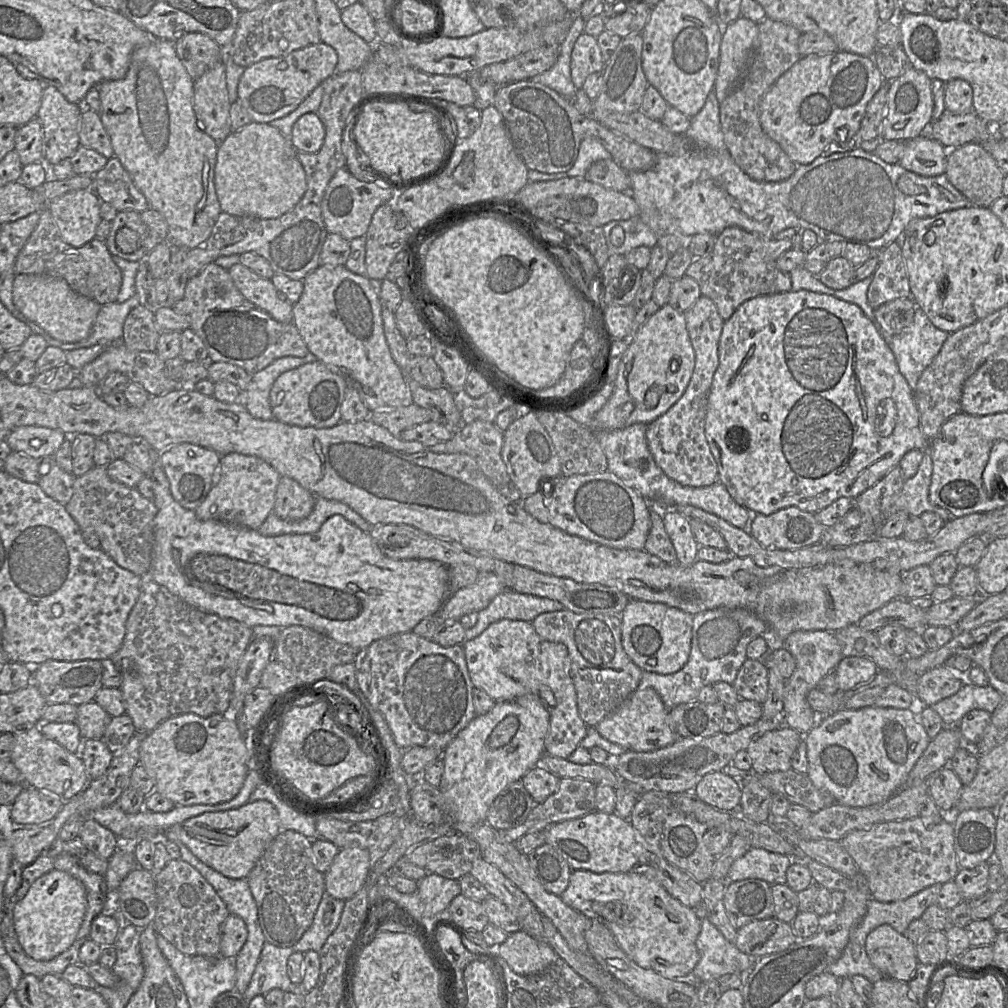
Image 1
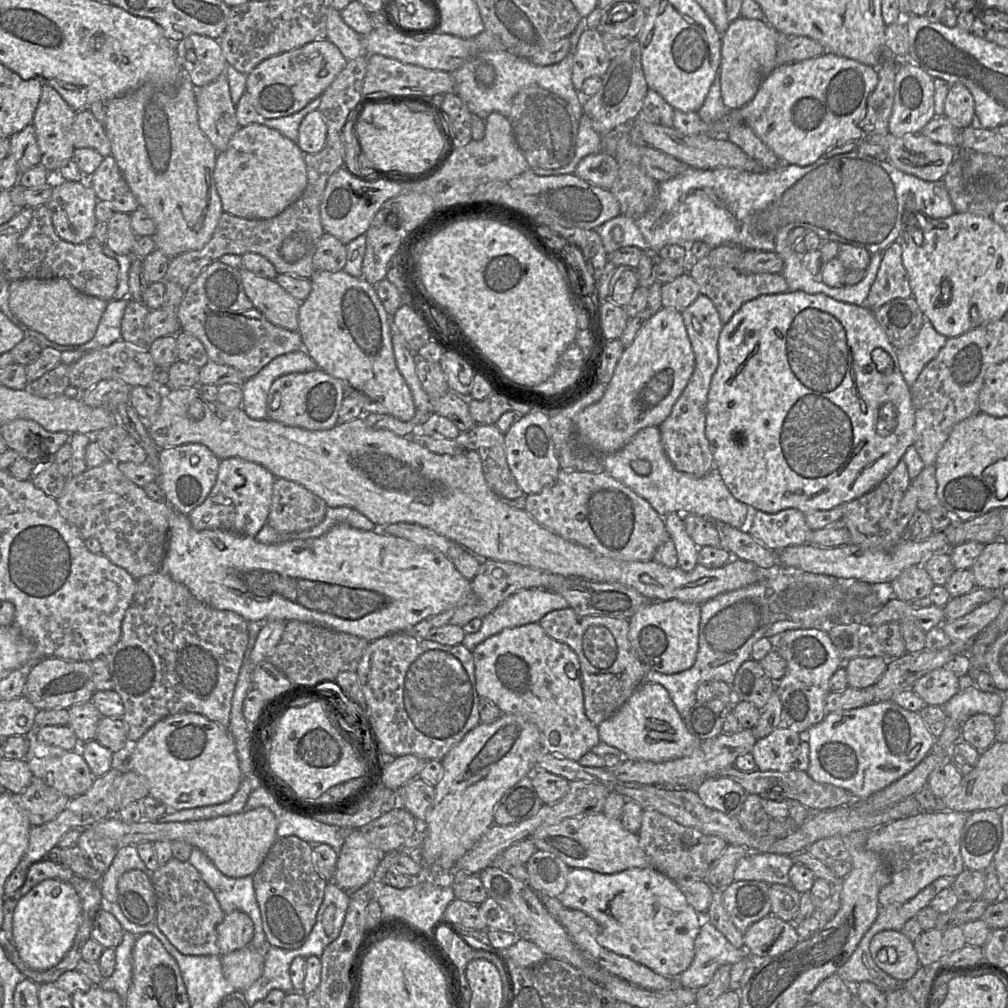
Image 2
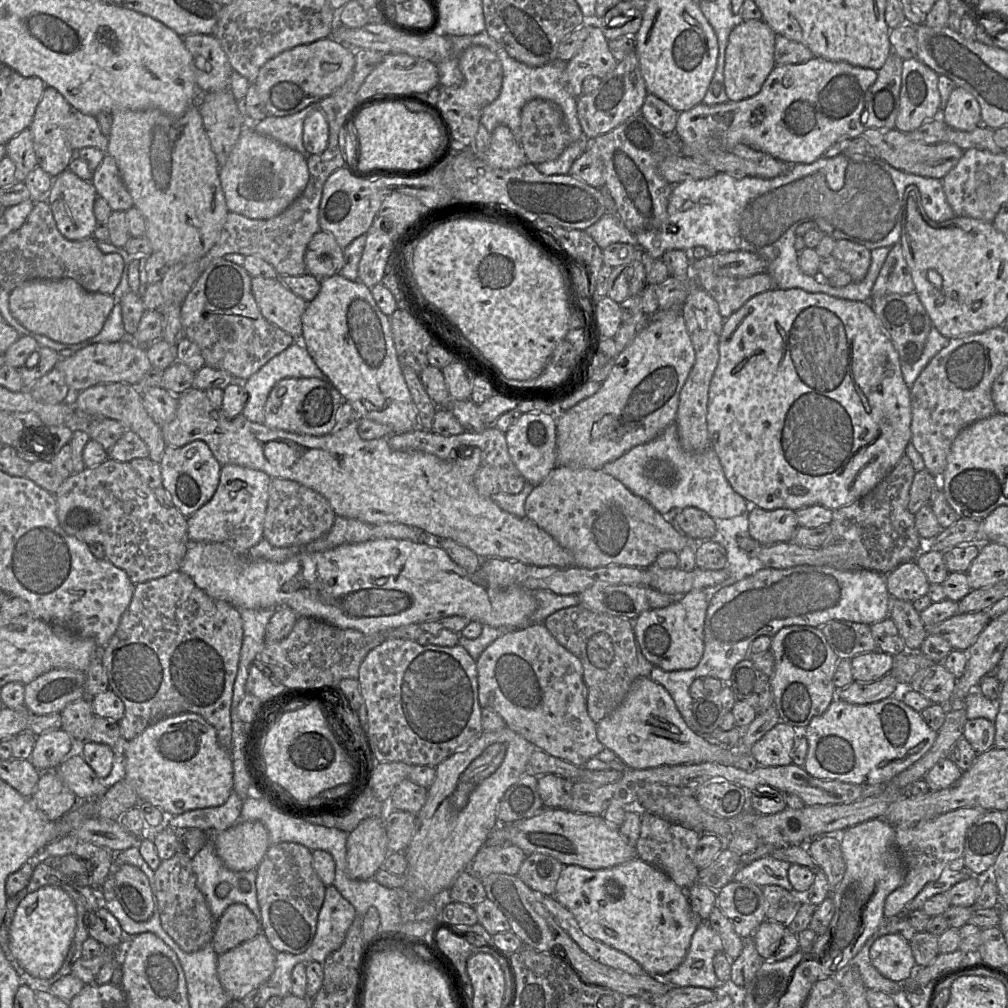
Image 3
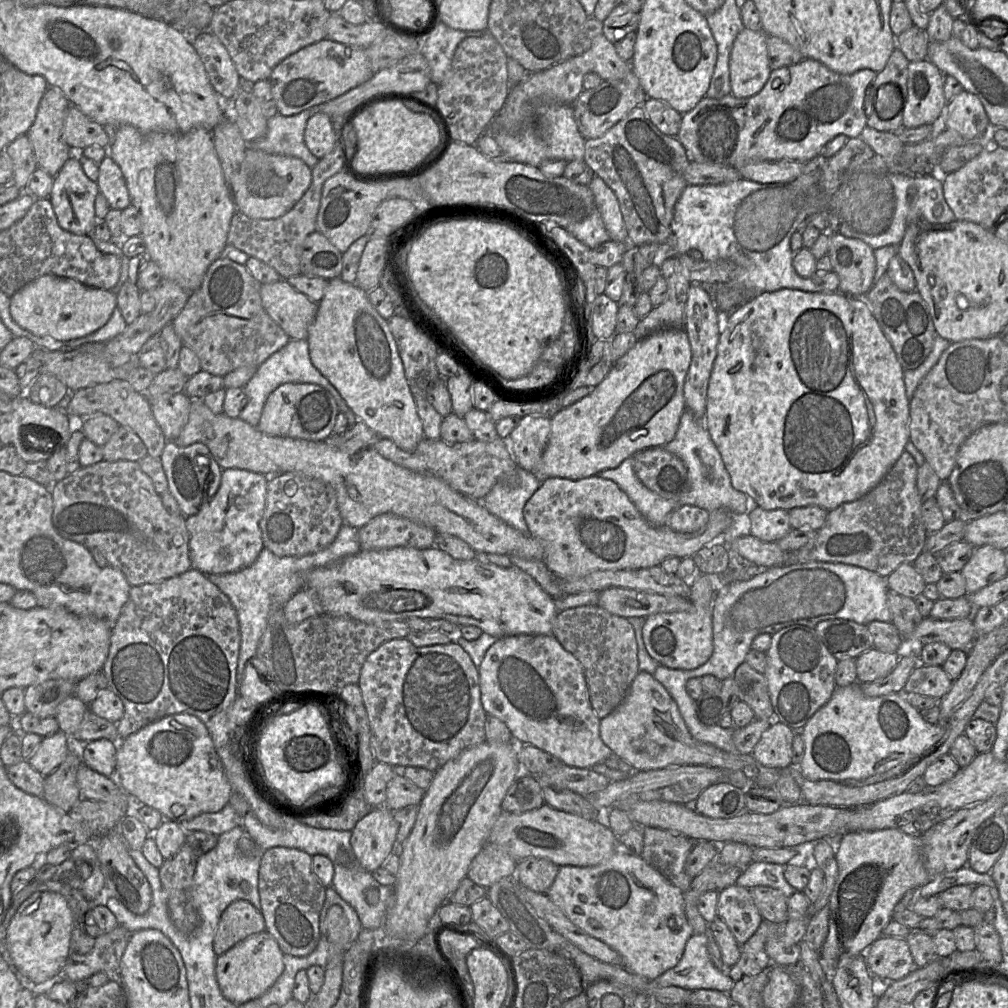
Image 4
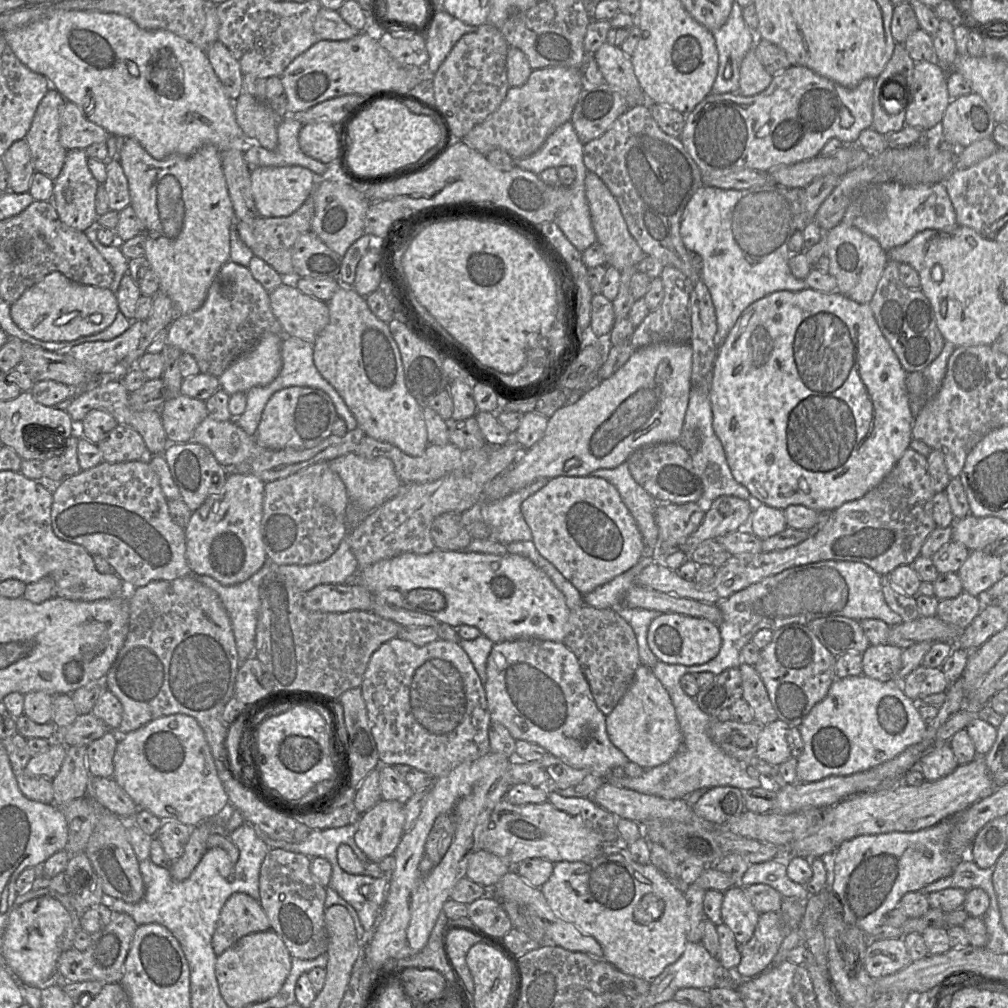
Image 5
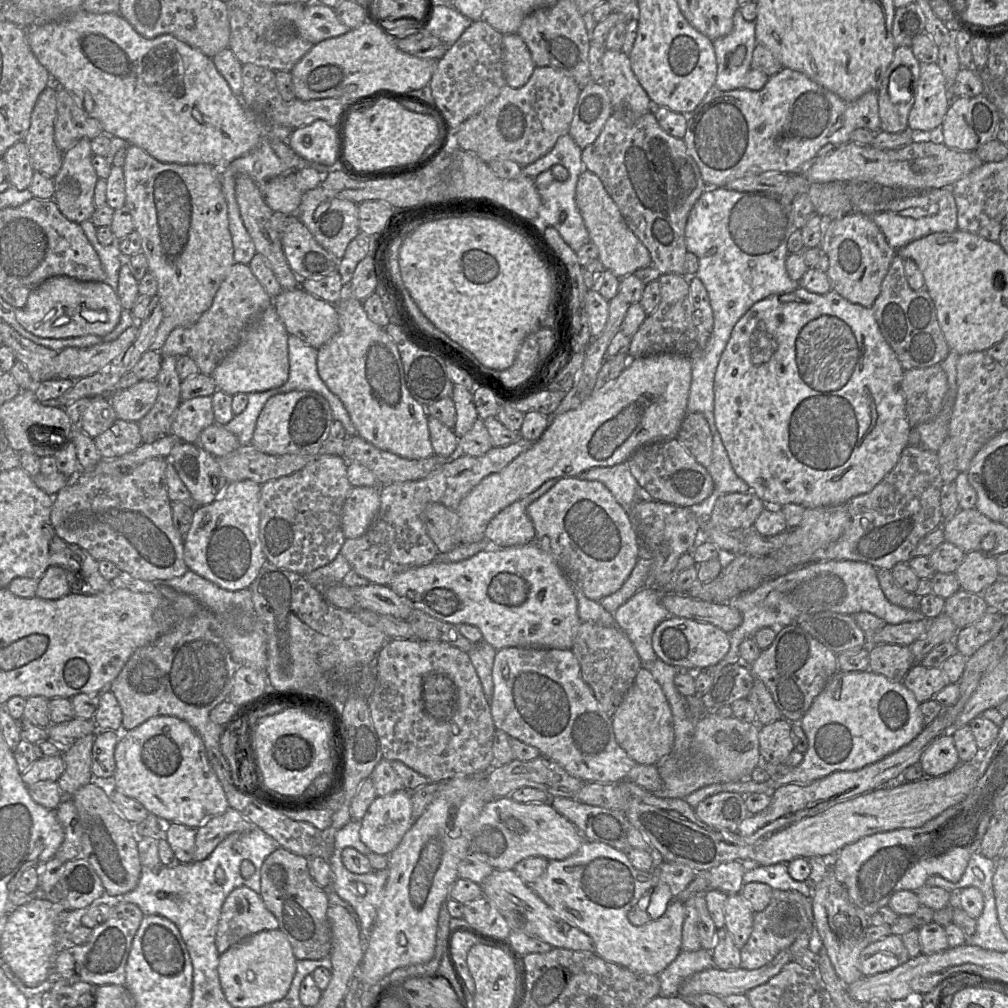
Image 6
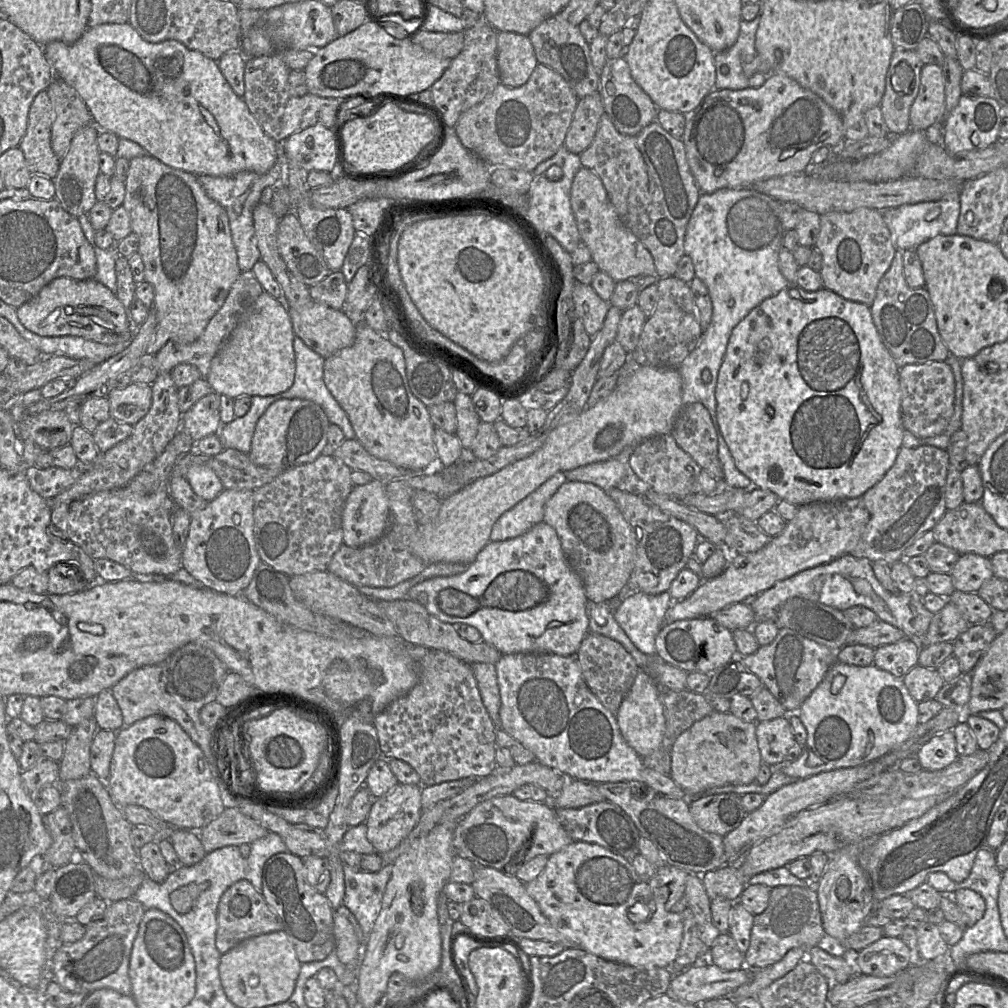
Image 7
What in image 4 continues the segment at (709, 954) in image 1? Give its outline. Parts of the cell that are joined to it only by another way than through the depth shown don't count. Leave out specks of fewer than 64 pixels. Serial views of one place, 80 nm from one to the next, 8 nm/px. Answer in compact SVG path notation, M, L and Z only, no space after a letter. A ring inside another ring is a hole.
M708 932L692 935L677 965L654 979L659 987L676 986L689 991L712 989L728 993L734 981L727 972L717 969L708 953Z

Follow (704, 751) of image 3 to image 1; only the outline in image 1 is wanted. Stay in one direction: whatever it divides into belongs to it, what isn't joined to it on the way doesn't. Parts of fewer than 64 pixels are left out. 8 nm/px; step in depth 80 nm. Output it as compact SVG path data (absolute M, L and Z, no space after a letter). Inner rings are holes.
M653 688L637 689L618 709L595 727L604 738L627 751L653 751L669 746L679 738L668 724L668 710Z

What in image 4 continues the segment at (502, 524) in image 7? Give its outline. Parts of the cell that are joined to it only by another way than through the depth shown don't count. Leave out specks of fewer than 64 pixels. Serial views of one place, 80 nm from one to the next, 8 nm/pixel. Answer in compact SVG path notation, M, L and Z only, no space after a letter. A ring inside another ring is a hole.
M517 466L516 471L497 482L481 502L491 514L527 535L530 532L523 508L541 483L533 473Z

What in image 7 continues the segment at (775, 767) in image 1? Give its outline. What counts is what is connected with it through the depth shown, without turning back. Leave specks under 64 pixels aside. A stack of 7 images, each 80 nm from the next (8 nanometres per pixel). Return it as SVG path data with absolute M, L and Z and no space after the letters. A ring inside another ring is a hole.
M788 716L756 722L756 738L762 762L775 765L785 760L795 739Z

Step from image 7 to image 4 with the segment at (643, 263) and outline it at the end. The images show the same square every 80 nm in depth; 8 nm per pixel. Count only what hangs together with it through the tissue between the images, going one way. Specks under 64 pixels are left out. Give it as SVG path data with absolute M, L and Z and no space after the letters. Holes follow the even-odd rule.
M594 176L589 188L595 199L610 240L619 243L631 242L623 220L619 202L612 189L599 177Z

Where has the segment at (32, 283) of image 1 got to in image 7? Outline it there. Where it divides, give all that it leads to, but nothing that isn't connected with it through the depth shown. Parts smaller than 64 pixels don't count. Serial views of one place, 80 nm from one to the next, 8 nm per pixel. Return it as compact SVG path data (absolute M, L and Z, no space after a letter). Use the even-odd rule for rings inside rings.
M56 278L17 308L16 313L27 330L43 337L80 336L113 345L129 342L134 333L128 309L108 287L95 279Z

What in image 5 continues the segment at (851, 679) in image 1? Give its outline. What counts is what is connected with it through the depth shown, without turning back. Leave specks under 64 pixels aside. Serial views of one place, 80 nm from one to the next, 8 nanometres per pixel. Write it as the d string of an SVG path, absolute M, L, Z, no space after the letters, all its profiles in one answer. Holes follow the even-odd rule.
M870 645L862 653L862 674L881 682L894 680L902 665L902 653L898 646Z

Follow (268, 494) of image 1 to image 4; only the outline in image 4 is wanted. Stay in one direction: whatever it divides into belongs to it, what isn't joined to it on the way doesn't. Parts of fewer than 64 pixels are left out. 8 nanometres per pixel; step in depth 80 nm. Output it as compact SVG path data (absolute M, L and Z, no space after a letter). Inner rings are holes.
M223 469L221 483L216 494L203 503L197 514L185 518L189 533L192 568L205 575L227 574L242 570L254 563L264 548L260 521L266 505L268 480L269 477L248 470Z

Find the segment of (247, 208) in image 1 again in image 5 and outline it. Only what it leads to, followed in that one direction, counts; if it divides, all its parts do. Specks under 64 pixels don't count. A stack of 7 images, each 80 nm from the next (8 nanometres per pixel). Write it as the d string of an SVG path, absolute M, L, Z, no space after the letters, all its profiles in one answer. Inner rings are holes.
M302 166L258 167L250 172L251 190L261 217L288 217L297 211L315 186L316 176Z

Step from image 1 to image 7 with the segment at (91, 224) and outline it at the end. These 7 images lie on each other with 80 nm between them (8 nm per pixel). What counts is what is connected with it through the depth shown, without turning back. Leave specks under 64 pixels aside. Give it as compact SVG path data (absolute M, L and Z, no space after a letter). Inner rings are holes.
M88 124L77 131L65 156L60 160L60 168L53 179L55 199L69 214L76 218L88 214L98 202L95 196L95 186L96 179L100 174L100 150L97 144L100 131L95 124Z

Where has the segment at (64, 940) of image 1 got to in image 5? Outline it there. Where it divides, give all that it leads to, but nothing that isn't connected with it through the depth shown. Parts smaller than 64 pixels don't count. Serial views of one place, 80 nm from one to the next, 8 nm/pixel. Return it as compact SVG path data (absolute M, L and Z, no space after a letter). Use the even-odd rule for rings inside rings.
M48 895L26 901L11 911L2 934L3 951L22 982L40 989L58 982L58 960L63 953L63 935L68 923L69 911Z

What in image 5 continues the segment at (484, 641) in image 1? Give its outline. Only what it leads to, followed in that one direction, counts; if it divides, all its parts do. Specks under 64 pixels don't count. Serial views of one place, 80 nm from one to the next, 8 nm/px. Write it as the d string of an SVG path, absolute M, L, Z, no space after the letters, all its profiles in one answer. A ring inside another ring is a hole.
M517 638L493 645L486 664L484 690L491 722L505 726L515 740L535 743L565 764L600 777L629 760L613 745L606 730L606 716L597 707L578 659L562 642Z

